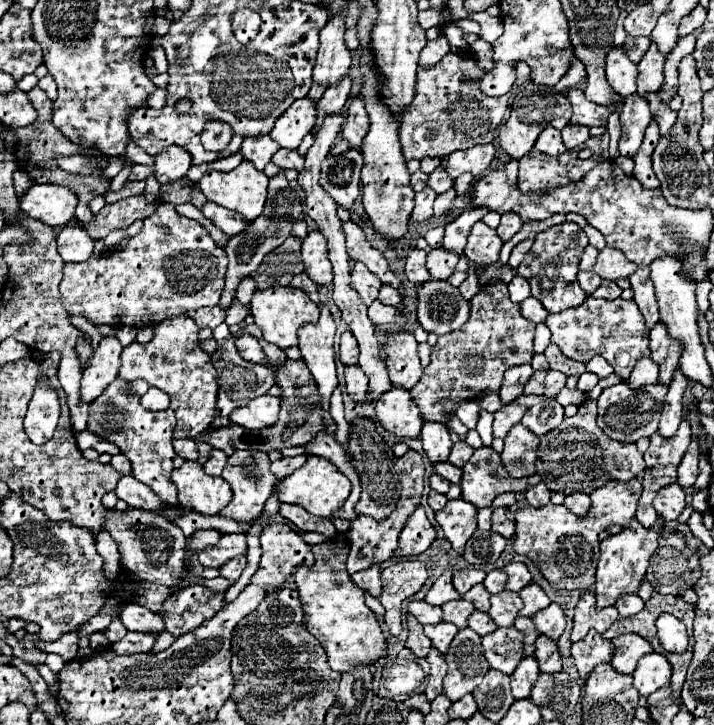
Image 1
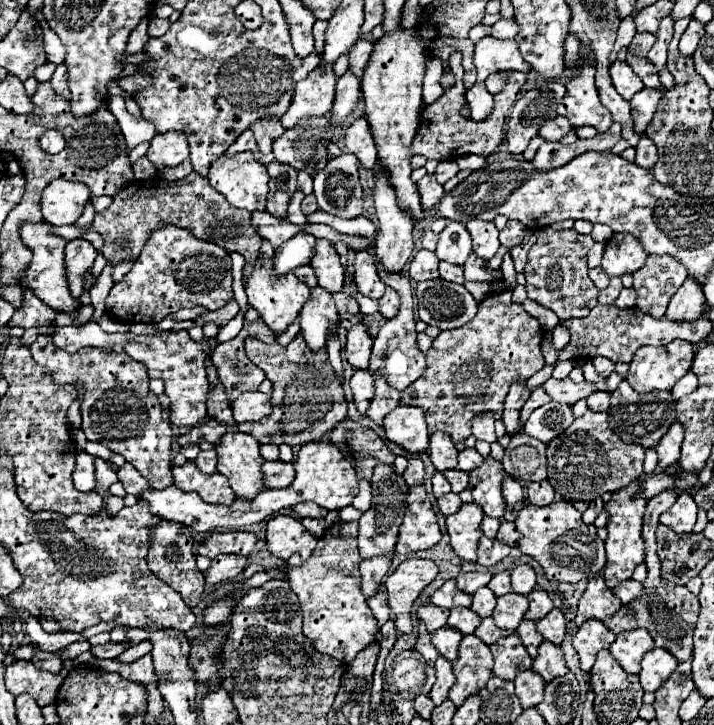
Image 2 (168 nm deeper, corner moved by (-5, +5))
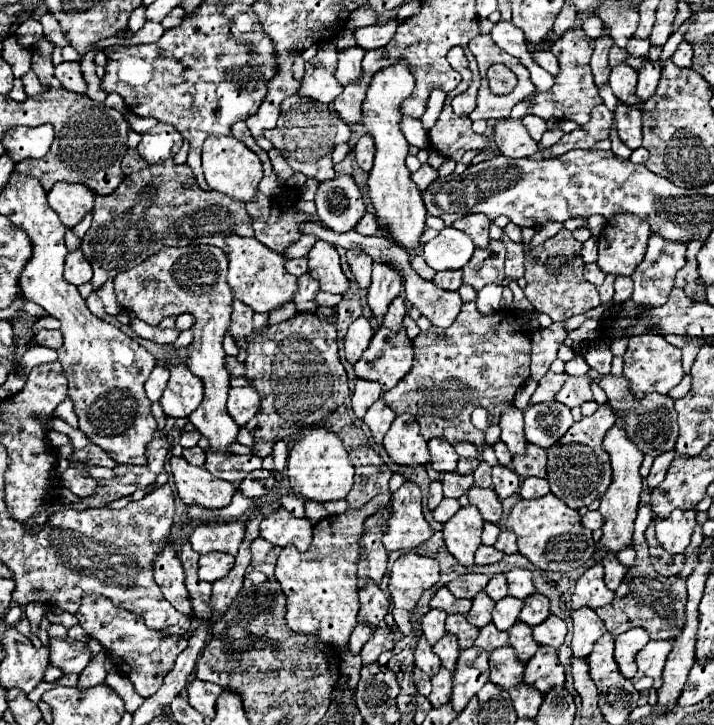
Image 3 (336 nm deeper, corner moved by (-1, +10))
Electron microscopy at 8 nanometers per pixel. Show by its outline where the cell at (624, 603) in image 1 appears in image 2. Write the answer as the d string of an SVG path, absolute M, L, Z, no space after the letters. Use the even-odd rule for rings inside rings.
M630 578L628 582L622 582L620 586L616 586L616 590L612 590L612 592L622 600L622 604L628 604L630 600L634 600L634 598L640 596L640 592L642 592L642 584Z

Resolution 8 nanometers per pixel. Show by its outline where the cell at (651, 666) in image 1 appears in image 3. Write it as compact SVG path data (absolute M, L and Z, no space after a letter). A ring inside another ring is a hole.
M650 641L642 651L636 655L638 663L638 673L632 681L638 681L640 677L652 677L654 679L654 689L660 689L662 685L662 669L666 663L666 657L672 649L670 641Z

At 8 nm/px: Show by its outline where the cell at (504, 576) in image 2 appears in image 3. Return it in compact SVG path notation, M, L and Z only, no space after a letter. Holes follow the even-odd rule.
M496 573L490 581L488 581L488 585L486 585L486 593L490 595L490 599L494 599L494 601L500 601L504 595L506 595L506 577L504 577L504 573Z

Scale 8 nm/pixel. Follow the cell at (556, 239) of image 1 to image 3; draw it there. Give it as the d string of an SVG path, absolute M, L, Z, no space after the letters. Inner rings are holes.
M560 229L542 245L536 245L526 251L524 295L536 311L550 315L552 321L566 321L600 305L598 289L592 283L584 281L584 261L580 257L580 251L582 243L576 241L568 229Z

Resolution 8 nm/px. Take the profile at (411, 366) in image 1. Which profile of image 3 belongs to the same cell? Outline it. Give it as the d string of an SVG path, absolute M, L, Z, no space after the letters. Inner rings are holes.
M378 327L368 349L354 365L356 377L378 381L382 391L392 389L410 369L414 361L412 339L408 339L406 329L398 331Z

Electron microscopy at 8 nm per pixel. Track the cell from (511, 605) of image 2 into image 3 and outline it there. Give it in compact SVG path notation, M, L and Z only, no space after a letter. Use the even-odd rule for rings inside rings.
M504 597L504 599L496 601L496 607L492 611L492 623L500 631L508 631L518 621L518 613L522 611L522 605L524 605L524 601L514 599L514 597Z

